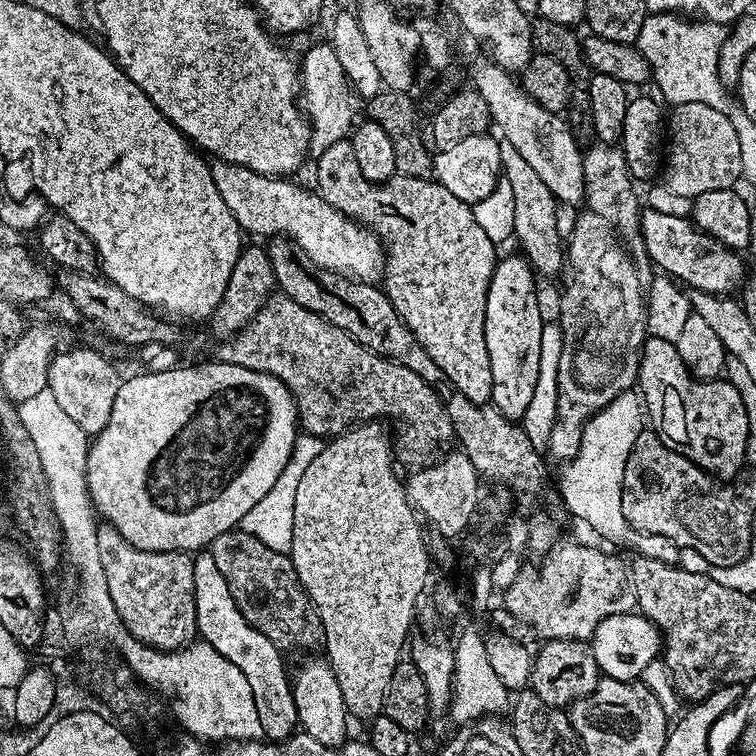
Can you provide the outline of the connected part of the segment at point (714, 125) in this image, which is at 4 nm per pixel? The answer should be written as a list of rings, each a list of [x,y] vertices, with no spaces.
[[[702,102],[677,104],[666,120],[666,163],[662,168],[662,184],[674,194],[695,198],[710,194],[710,190],[726,190],[742,176],[742,146],[738,134],[726,118],[714,106]]]

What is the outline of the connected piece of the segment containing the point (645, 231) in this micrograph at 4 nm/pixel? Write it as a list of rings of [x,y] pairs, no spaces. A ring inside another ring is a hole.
[[[645,207],[640,214],[640,229],[646,242],[648,256],[653,265],[660,268],[673,281],[698,292],[715,296],[735,293],[746,279],[746,264],[740,261],[741,253],[719,244],[712,236],[706,236],[687,215],[675,216]]]

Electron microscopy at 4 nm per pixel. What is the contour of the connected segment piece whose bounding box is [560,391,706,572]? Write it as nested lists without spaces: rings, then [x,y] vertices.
[[[635,391],[624,392],[618,398],[614,398],[614,402],[610,402],[610,406],[606,406],[598,415],[593,416],[584,425],[578,454],[563,465],[564,473],[560,476],[560,492],[564,495],[564,504],[582,523],[589,524],[602,539],[609,540],[613,544],[613,546],[611,545],[613,549],[629,548],[629,553],[646,558],[656,558],[663,564],[679,565],[691,572],[705,571],[706,565],[698,554],[698,550],[680,548],[674,542],[670,542],[670,538],[651,536],[645,532],[634,530],[634,526],[630,526],[630,522],[626,522],[626,514],[622,514],[622,478],[626,470],[626,458],[630,458],[630,450],[634,446],[634,442],[638,438],[638,434],[645,431],[645,428],[646,409],[641,397]]]

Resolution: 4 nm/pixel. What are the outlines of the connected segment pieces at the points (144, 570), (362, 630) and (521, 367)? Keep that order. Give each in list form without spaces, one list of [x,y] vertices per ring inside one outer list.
[[[114,530],[98,531],[98,550],[102,554],[102,566],[106,570],[106,586],[110,590],[110,598],[114,602],[114,606],[118,610],[118,614],[122,618],[122,622],[126,626],[126,630],[130,630],[130,634],[134,634],[134,638],[138,638],[144,644],[149,644],[152,648],[158,648],[161,652],[175,652],[185,646],[193,643],[196,631],[196,595],[194,594],[194,566],[192,565],[193,557],[186,552],[147,552],[141,548],[136,548],[130,542],[126,542],[126,538],[122,538]]]
[[[380,422],[349,427],[341,436],[329,439],[322,454],[310,462],[294,497],[294,538],[290,553],[294,570],[322,618],[328,648],[326,659],[335,667],[344,705],[355,719],[357,716],[365,722],[375,720],[384,711],[390,674],[394,674],[394,666],[402,659],[400,651],[403,648],[405,651],[409,643],[408,631],[430,565],[430,548],[426,540],[424,544],[424,532],[420,529],[421,517],[412,507],[402,480],[392,469],[394,444],[390,436],[388,440],[388,432],[383,427]]]
[[[523,255],[508,256],[499,261],[492,275],[492,282],[486,298],[486,354],[490,354],[490,374],[492,375],[491,403],[507,420],[523,421],[526,406],[534,398],[534,386],[538,386],[538,366],[542,354],[542,334],[546,330],[546,319],[540,313],[540,300],[536,297],[534,269]]]

